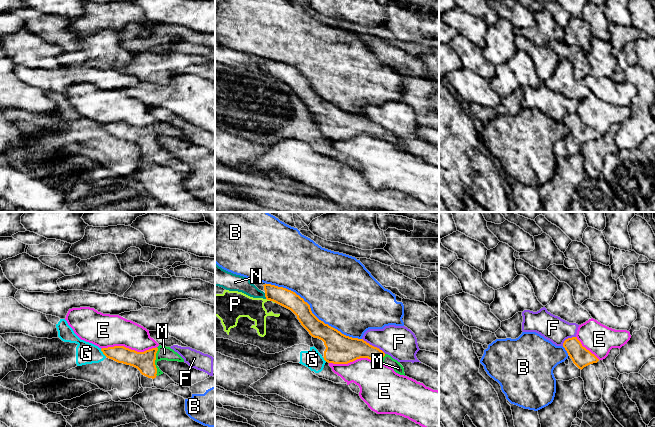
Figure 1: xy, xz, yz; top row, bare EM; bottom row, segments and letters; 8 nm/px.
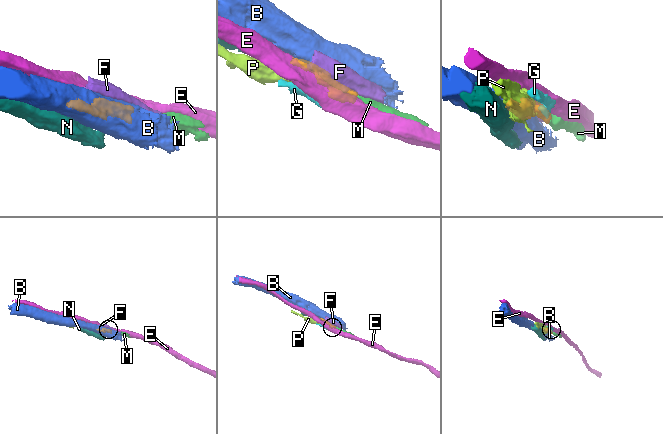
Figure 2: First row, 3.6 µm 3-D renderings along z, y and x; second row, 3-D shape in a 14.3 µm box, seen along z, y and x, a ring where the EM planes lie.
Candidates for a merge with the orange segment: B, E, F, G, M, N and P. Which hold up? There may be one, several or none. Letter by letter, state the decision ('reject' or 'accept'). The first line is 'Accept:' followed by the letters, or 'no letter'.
Accept: M
B: reject
E: reject
F: reject
G: reject
M: accept
N: reject
P: reject

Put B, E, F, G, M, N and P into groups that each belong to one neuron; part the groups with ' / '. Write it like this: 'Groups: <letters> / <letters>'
Groups: B / E / F / G P / M / N

